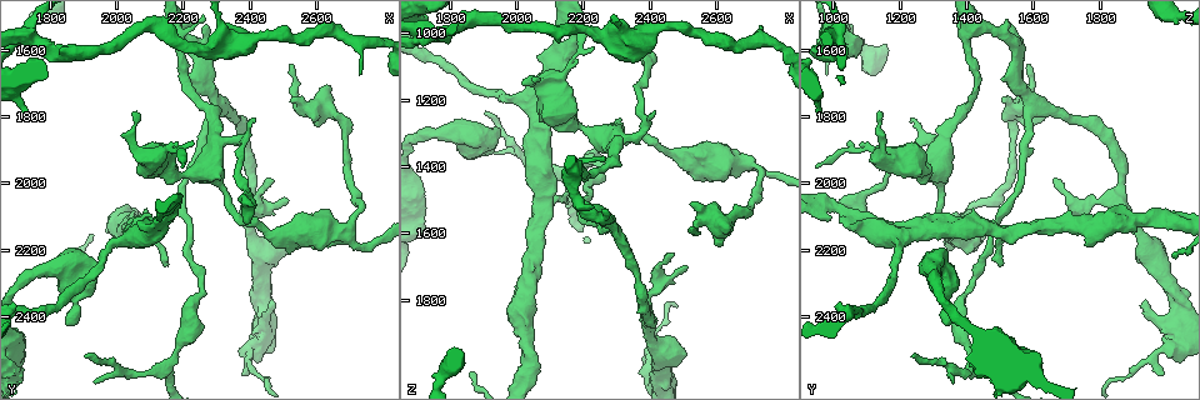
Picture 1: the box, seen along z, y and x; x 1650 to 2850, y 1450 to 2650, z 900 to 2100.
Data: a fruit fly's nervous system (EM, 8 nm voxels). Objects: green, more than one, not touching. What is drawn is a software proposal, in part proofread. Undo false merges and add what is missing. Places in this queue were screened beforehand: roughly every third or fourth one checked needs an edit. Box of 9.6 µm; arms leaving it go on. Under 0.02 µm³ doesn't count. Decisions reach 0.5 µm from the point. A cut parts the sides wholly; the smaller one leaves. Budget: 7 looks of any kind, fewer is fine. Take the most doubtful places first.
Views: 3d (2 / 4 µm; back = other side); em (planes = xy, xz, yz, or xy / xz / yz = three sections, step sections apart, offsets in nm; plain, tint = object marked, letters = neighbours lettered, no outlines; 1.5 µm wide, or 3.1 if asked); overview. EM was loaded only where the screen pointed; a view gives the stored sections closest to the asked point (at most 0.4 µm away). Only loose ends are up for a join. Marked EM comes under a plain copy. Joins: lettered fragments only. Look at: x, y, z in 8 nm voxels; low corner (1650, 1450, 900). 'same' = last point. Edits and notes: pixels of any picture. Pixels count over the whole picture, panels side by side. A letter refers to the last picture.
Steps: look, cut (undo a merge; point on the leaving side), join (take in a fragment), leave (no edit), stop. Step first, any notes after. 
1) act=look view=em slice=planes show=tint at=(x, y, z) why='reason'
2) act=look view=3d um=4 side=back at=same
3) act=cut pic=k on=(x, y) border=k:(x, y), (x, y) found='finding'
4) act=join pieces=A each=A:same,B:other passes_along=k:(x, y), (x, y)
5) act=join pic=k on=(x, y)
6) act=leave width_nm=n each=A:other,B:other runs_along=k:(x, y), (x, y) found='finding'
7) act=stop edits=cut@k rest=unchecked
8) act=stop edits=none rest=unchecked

act=look view=em slice=xy step=4 show=letters at=(1740, 1570, 1000) why='looks like a crossing'

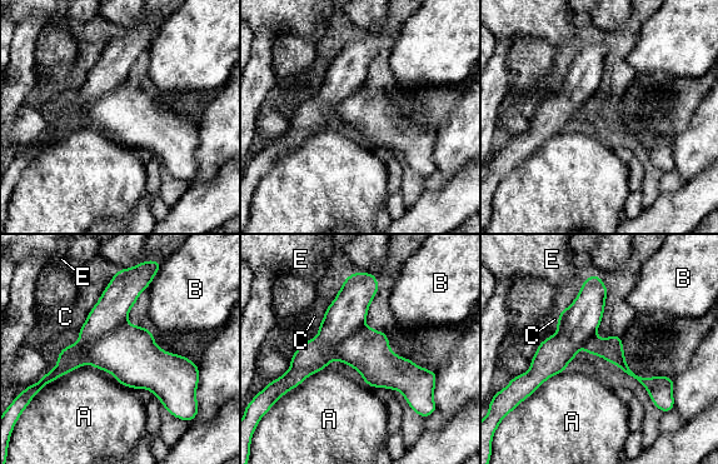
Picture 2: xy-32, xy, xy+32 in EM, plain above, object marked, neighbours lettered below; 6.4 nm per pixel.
act=cut pic=2 on=(113, 308) each=A:other,B:other,C:other,E:other part_leaving=2:(143, 285), (134, 288), (51, 377) found='two cells meet here'

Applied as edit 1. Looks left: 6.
act=look view=overview

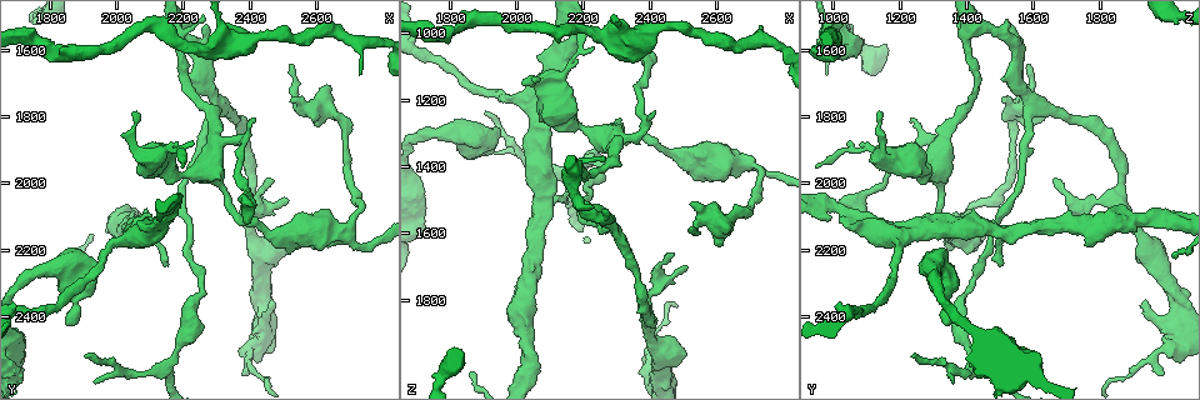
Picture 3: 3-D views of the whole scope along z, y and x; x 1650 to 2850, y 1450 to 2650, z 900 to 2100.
act=look view=3d um=2 at=(2160, 1890, 1100)

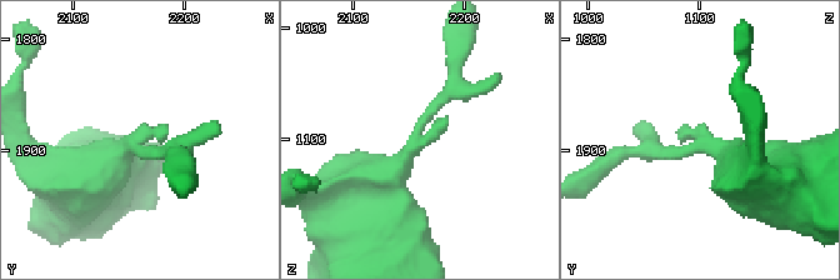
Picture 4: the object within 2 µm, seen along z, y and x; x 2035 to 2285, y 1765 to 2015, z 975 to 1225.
act=look view=em slice=planes show=letters at=(2158, 1896, 1094) why='need the tissue'

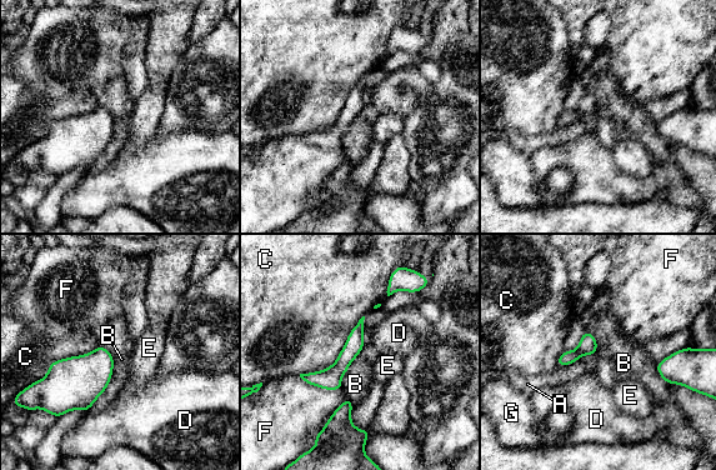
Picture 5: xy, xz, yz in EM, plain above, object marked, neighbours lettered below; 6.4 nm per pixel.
act=leave longest_contact=C:550nm each=A:other,B:other,C:other,D:other,E:other,F:other,G:other runs_along=5:(360, 325), (326, 378), (305, 376) found='one cell here'

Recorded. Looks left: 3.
act=look view=3d um=2 at=(1740, 2270, 1310) why='sudden change in width'

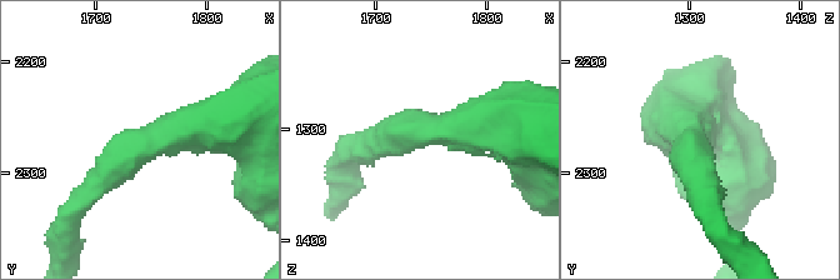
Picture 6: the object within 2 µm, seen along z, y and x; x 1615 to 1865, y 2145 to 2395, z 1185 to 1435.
act=look view=em slice=xz step=8 show=tint at=(1738, 2276, 1306) arm_widths_nm=200,440

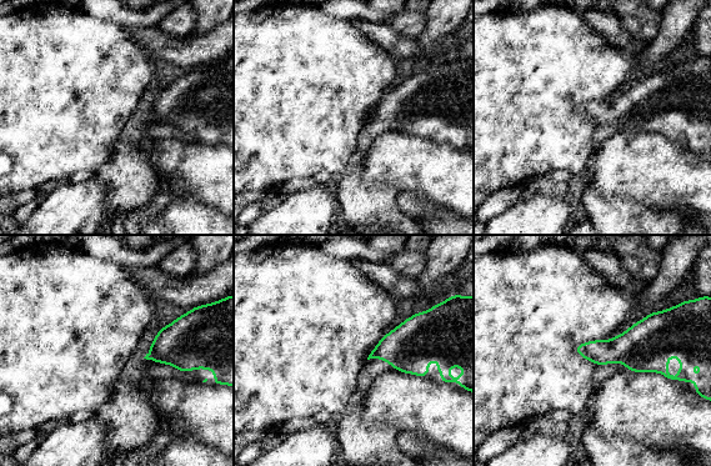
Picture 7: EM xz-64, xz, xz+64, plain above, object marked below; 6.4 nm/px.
act=look view=em slice=planes show=letters at=same

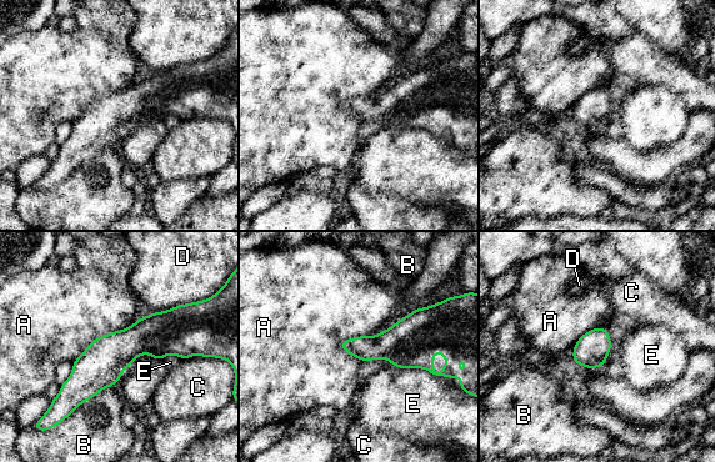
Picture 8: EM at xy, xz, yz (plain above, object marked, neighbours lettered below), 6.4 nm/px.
act=leave longest_contact=A:550nm each=A:other,B:other,C:other,D:other,E:other found='continuous, no second cell'

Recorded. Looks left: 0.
act=stop edits=cut@2 rest=unchecked

